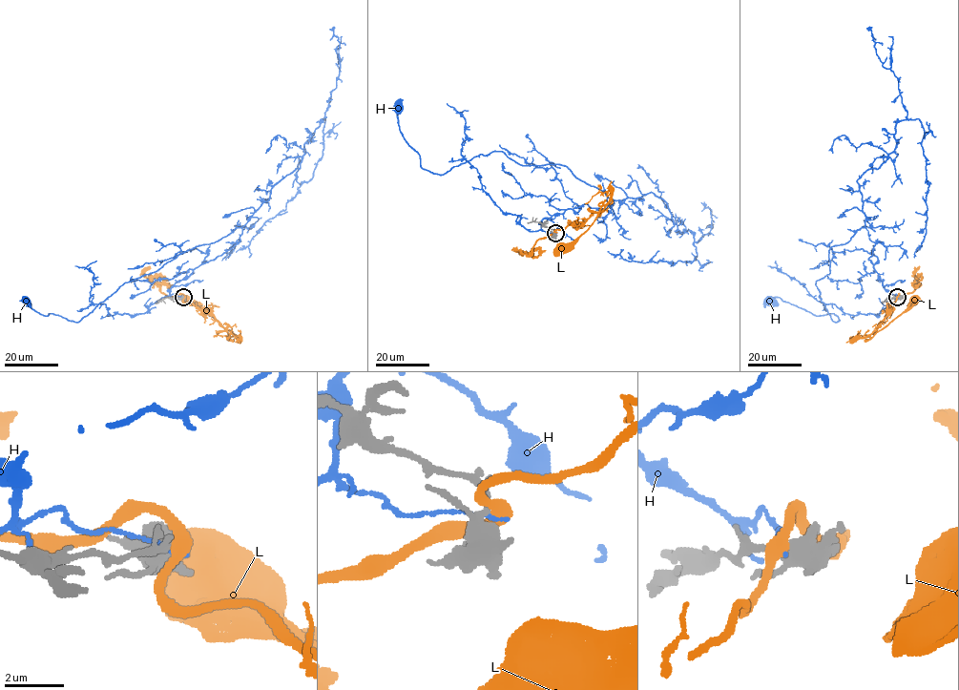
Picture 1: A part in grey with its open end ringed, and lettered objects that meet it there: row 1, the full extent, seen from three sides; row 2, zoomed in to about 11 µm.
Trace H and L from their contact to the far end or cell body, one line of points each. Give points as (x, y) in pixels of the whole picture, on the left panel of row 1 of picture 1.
H: (183, 297), (170, 289), (231, 249), (241, 227), (124, 282), (77, 322), (43, 315), (25, 297), (27, 303)
L: (183, 297), (183, 302), (191, 303), (210, 312), (226, 331), (211, 316), (186, 300)

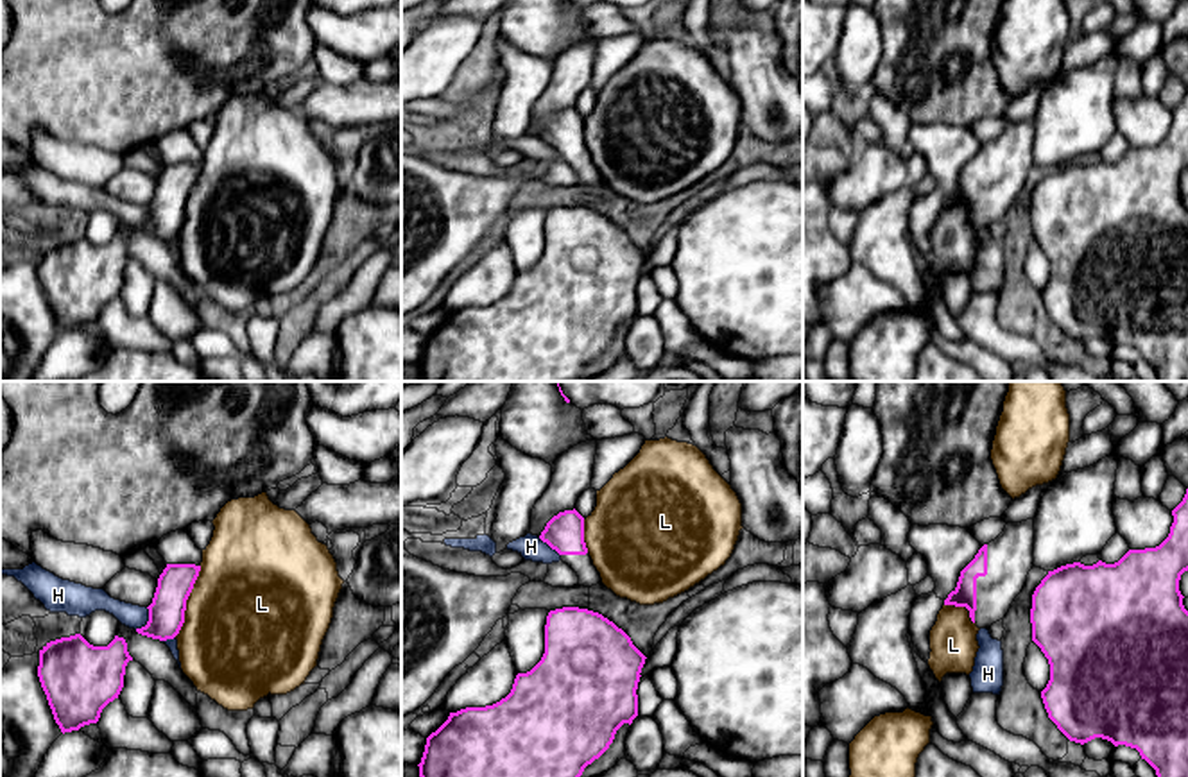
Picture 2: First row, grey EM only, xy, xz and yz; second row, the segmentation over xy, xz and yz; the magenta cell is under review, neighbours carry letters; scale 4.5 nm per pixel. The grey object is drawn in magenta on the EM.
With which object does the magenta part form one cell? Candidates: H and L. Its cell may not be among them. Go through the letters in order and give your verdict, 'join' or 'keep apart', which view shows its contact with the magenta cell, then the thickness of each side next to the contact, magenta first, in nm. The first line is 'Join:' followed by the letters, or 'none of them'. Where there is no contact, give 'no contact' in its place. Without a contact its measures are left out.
Join: none of them
H: keep apart; contact in xy; calibres 160 and 110 nm
L: keep apart; contact in xy; calibres 160 and 480 nm

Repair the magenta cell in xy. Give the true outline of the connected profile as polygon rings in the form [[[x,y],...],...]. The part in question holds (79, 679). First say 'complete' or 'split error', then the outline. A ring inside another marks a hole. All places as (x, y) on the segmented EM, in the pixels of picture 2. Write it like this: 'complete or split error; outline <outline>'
complete; outline [[[75,634],[50,641],[39,650],[38,677],[63,734],[99,722],[102,709],[118,698],[129,661],[133,657],[127,643],[118,636],[108,646],[93,646]]]

